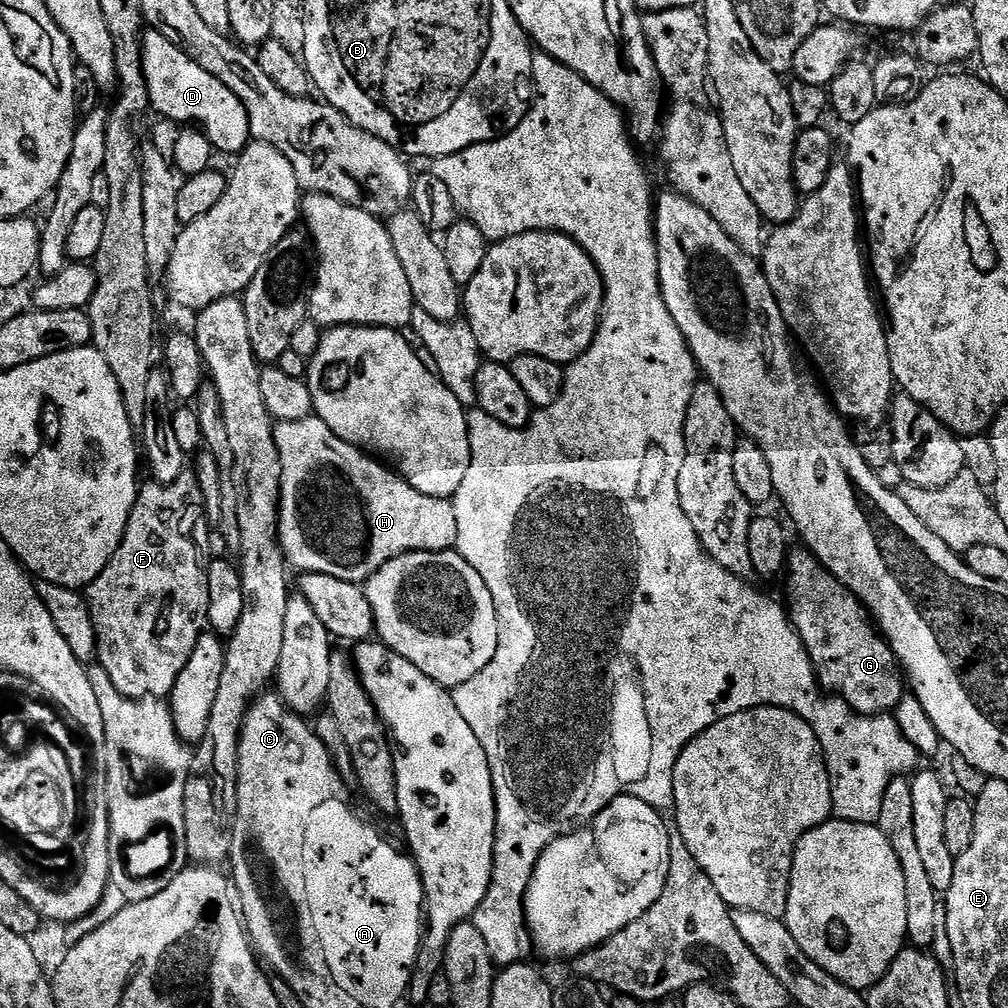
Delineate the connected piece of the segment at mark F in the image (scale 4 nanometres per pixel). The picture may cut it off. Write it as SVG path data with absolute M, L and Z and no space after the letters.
M186 470L180 475L178 482L174 482L173 484L147 483L148 484L141 483L139 485L136 501L134 502L132 513L128 519L128 525L124 531L124 537L118 546L118 550L114 554L114 558L110 558L106 570L102 570L102 574L98 574L96 581L89 584L86 589L88 609L90 610L92 621L96 627L99 667L106 670L110 682L114 682L116 689L118 689L123 696L129 696L131 700L151 700L153 698L171 697L175 683L178 682L179 675L182 674L183 668L190 662L191 655L194 654L195 647L198 646L200 636L206 632L208 608L212 604L210 602L210 586L208 585L208 565L210 563L208 536L210 533L210 525L208 523L208 516L204 512L202 486L198 484L195 471Z

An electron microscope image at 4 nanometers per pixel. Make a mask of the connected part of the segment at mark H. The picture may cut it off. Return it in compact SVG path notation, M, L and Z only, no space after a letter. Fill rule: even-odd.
M316 415L307 416L305 420L298 422L279 421L275 425L276 445L278 454L284 469L280 479L280 547L284 550L284 558L293 569L300 568L301 573L317 572L318 574L330 574L330 578L342 578L351 584L363 585L375 574L386 562L398 558L407 552L447 552L455 549L458 538L458 518L454 518L454 506L451 499L443 500L434 498L430 494L422 494L414 490L405 482L404 477L397 474L391 467L385 466L379 459L373 458L369 453L347 444L326 422L322 422Z

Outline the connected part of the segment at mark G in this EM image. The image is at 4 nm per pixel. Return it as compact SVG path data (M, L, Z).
M807 550L789 555L787 576L792 591L790 619L816 665L821 689L839 696L864 716L888 714L897 709L906 695L905 673L892 645L874 627L873 617L856 593Z

